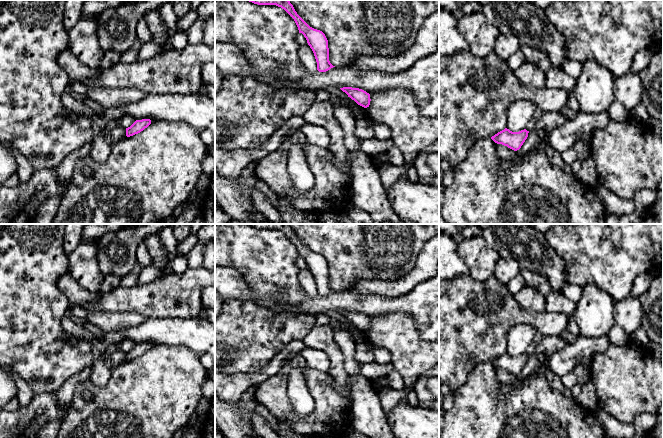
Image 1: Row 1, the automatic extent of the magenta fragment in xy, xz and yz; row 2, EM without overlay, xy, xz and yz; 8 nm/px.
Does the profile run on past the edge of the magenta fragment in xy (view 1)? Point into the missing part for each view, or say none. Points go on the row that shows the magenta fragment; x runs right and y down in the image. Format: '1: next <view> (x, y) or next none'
1: next none

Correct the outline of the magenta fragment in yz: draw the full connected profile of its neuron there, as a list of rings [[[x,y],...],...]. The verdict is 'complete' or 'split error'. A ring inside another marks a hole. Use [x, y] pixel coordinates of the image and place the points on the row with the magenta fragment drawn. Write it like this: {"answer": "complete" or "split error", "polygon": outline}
{"answer": "complete", "polygon": [[[505,128],[504,130],[492,136],[491,139],[497,144],[502,144],[514,151],[517,151],[521,148],[527,139],[528,133],[529,131],[526,129],[519,132],[512,132],[509,129]]]}

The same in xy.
{"answer": "complete", "polygon": [[[150,119],[136,120],[130,127],[126,128],[126,136],[130,137],[140,133],[151,124]]]}

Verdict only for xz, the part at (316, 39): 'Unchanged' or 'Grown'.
Unchanged

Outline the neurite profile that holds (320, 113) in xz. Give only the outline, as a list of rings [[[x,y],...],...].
[[[315,101],[303,117],[307,123],[328,131],[331,137],[328,149],[334,157],[334,164],[342,171],[347,170],[349,151],[344,145],[344,132],[334,116],[331,101]]]

